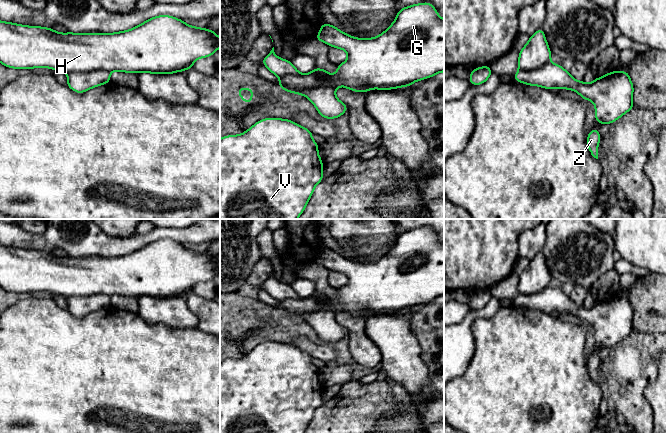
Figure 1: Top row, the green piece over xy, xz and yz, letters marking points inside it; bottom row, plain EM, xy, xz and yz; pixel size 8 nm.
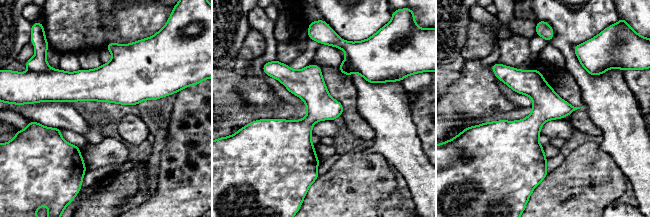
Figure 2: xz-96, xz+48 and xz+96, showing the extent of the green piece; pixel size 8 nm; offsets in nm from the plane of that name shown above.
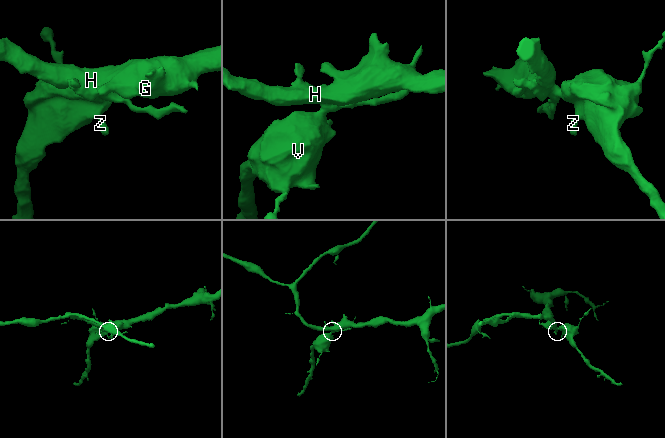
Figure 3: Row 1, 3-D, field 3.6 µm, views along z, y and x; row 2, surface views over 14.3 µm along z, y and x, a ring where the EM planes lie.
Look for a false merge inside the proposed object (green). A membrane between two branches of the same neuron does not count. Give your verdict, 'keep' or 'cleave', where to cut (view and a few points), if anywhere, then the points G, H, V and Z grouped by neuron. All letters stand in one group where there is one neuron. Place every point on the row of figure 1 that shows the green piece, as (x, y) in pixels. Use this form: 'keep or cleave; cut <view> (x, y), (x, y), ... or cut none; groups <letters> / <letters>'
cleave; cut xy (109, 71), (74, 71), (68, 74); groups G H / V Z

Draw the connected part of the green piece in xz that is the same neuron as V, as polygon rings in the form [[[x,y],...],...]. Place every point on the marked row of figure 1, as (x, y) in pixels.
[[[264,118],[240,135],[220,139],[220,219],[297,219],[323,176],[313,133],[288,119]]]

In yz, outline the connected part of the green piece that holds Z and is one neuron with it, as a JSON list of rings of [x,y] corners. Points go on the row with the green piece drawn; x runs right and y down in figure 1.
[[[597,127],[587,134],[588,149],[591,155],[596,159],[598,159],[598,145],[600,143],[600,138],[601,136]]]

